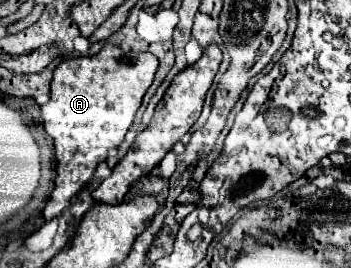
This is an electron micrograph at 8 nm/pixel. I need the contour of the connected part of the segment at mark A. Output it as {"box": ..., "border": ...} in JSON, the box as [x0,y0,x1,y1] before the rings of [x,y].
{"box":[41,43,157,221],"border":[[[105,43],[97,55],[63,59],[55,67],[51,97],[41,107],[43,127],[53,137],[57,155],[55,189],[43,211],[47,221],[69,207],[71,197],[81,189],[83,181],[93,177],[97,165],[107,159],[109,149],[123,143],[143,95],[153,83],[157,65],[153,53],[123,53],[117,45]]]}

